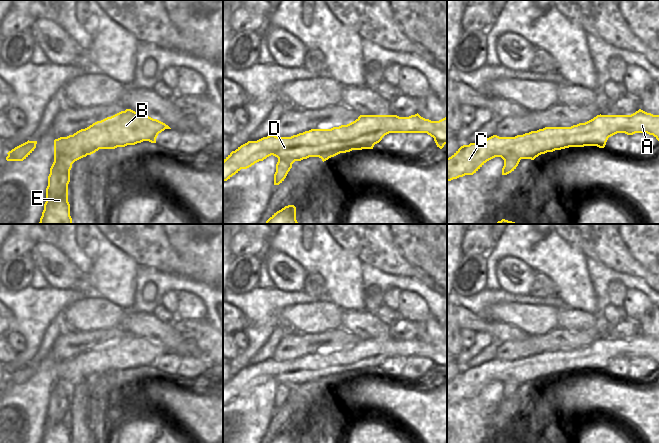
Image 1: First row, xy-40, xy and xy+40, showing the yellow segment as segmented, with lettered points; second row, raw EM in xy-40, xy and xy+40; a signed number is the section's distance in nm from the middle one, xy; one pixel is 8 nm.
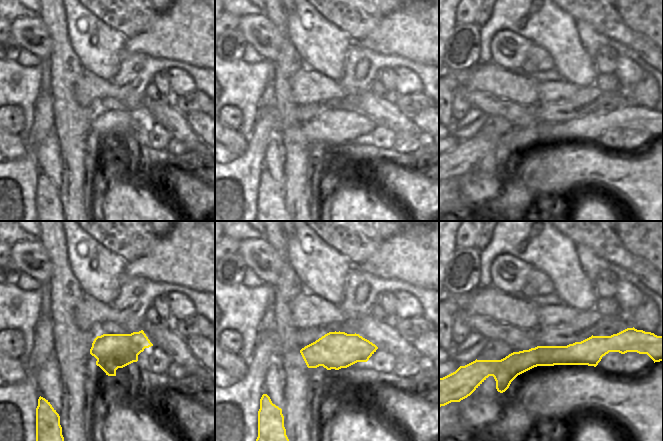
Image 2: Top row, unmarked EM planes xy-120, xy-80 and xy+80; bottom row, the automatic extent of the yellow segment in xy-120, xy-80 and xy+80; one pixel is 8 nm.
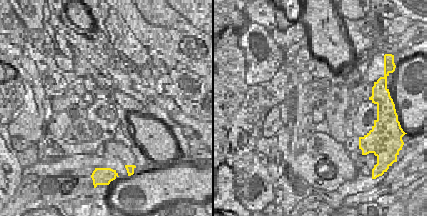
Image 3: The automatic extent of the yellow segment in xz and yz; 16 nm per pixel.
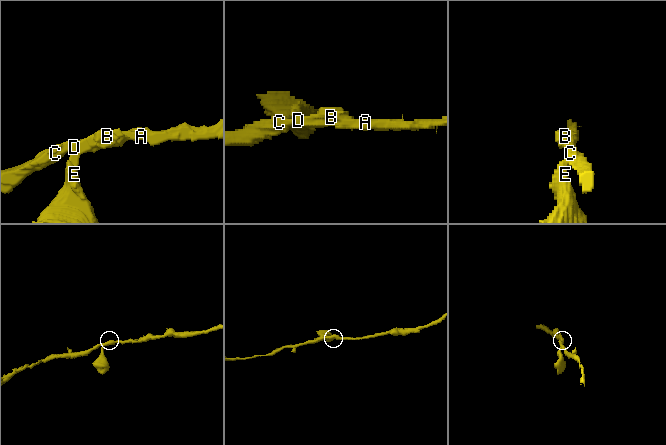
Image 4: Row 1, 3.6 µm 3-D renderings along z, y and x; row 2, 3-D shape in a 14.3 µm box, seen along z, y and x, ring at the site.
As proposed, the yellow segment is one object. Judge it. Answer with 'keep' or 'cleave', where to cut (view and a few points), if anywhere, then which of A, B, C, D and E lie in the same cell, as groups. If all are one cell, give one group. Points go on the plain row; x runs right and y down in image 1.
keep; cut none; groups A B C D E

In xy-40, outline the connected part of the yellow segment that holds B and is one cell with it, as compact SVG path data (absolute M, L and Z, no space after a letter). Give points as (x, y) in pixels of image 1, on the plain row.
M126 333L111 341L97 345L73 359L55 363L54 386L48 400L46 426L40 443L72 443L70 440L70 428L68 426L68 408L70 406L70 394L75 385L91 379L99 373L115 373L117 371L135 369L143 365L156 367L158 358L165 353L171 352L157 343L137 337L131 333Z

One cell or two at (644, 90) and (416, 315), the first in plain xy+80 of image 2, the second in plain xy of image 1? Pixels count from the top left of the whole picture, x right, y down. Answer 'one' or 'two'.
two

